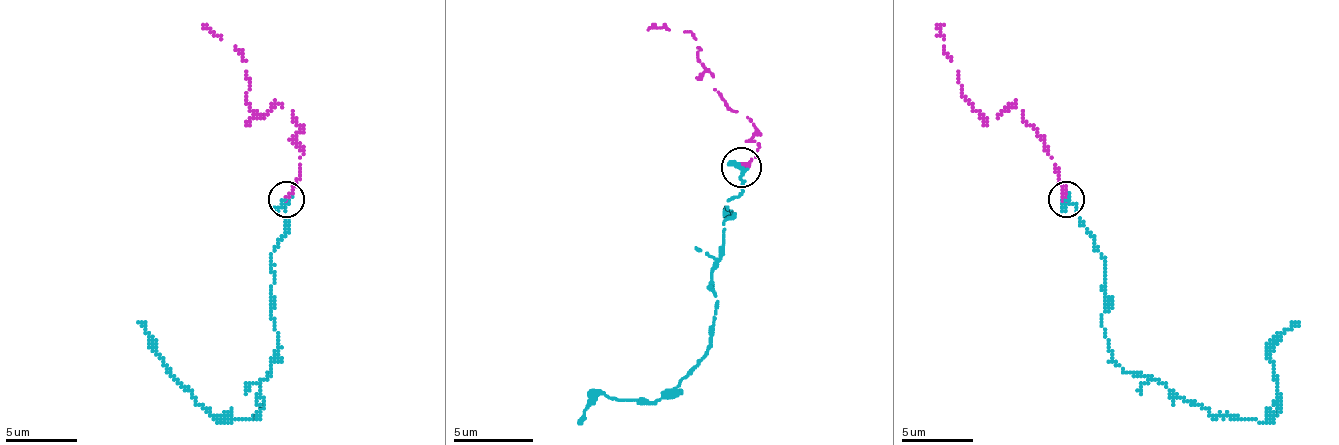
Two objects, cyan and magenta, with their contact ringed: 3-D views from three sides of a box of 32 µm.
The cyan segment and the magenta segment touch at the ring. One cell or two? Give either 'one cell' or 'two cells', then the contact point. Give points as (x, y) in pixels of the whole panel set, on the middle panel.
one cell; place (741, 167)

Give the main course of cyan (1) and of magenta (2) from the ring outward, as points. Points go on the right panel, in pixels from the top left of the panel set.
1: (1065, 200), (1105, 261), (1101, 326), (1126, 372), (1213, 415), (1259, 423), (1277, 412), (1270, 347), (1299, 322)
2: (1065, 200), (1058, 168), (1015, 103), (997, 118), (983, 118), (972, 107), (947, 53), (944, 24)

